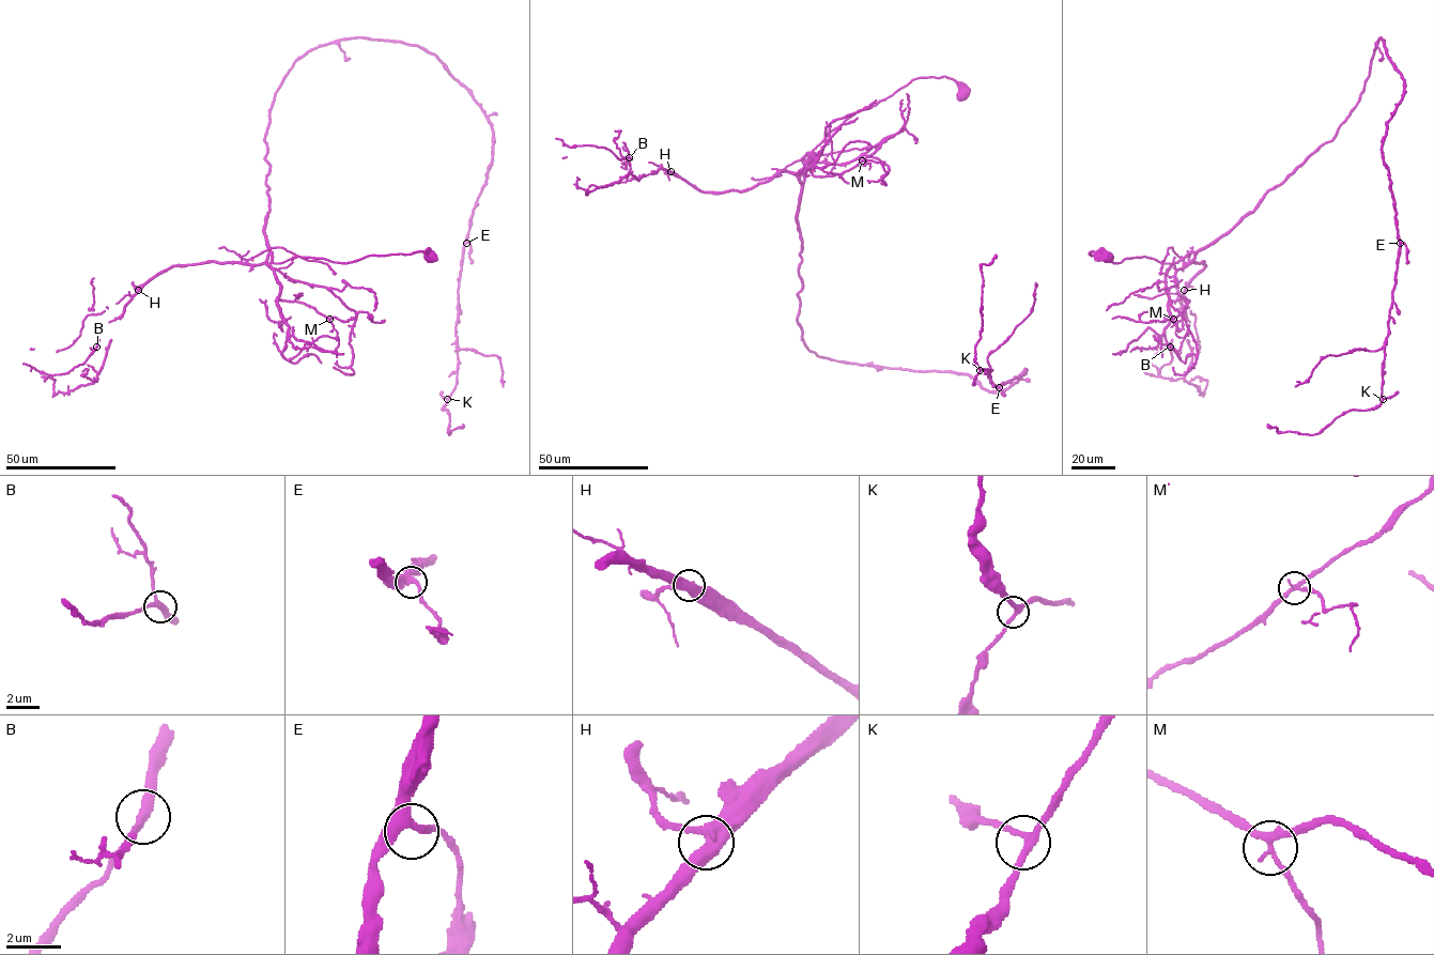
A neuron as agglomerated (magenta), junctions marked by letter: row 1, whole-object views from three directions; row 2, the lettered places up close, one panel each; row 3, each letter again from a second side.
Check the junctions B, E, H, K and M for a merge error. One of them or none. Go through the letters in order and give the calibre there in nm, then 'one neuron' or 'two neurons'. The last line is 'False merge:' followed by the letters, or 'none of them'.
B: calibre 280 nm; one neuron
E: calibre 380 nm; one neuron
H: calibre 440 nm; one neuron
K: calibre 260 nm; one neuron
M: calibre 200 nm; one neuron
False merge: none of them

